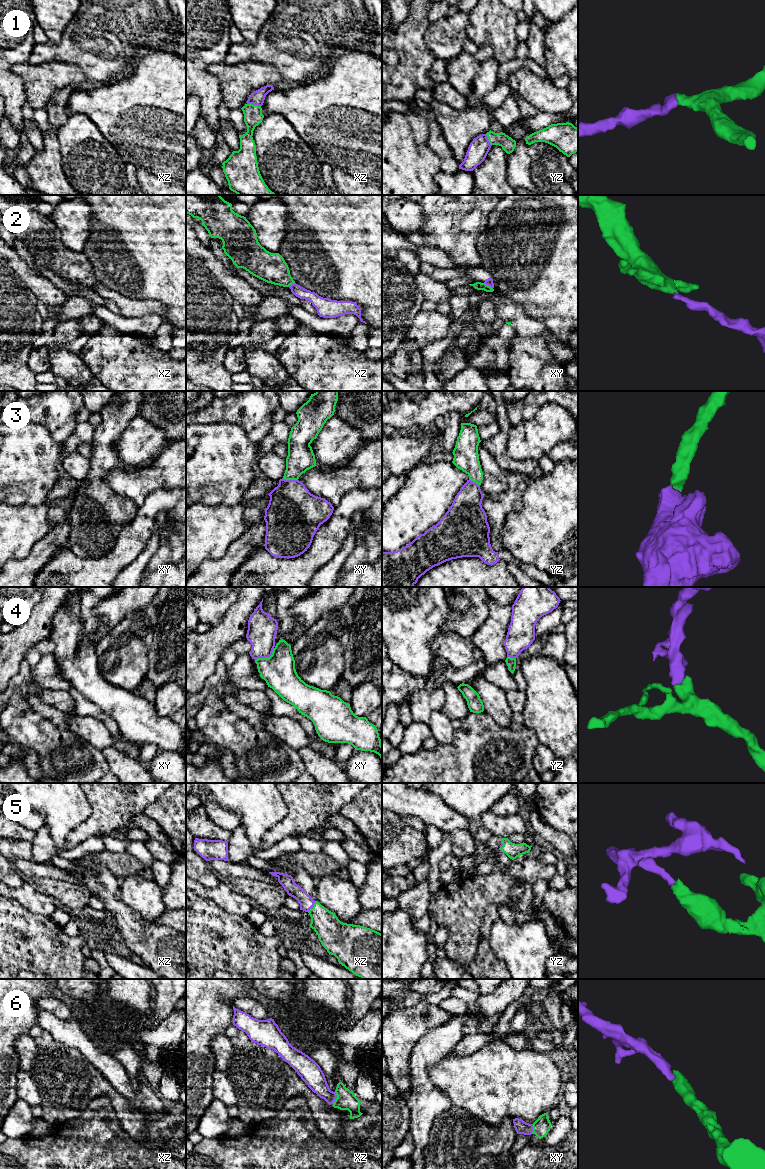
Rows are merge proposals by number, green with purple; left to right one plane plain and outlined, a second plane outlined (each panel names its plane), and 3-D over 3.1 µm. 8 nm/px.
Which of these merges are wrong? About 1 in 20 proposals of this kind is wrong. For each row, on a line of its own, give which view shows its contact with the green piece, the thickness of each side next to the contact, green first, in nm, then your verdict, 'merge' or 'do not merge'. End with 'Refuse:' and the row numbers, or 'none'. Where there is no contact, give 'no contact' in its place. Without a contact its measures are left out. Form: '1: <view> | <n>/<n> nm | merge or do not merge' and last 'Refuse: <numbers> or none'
1: xz | 150/110 nm | merge
2: xy | 60/60 nm | do not merge
3: xy | 220/400 nm | merge
4: xy | 260/240 nm | merge
5: xz | 220/110 nm | merge
6: xz | 160/160 nm | merge
Refuse: 2

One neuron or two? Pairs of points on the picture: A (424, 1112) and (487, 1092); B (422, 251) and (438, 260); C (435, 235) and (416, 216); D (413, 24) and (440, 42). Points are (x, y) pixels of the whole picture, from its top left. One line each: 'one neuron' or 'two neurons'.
A: two neurons
B: one neuron
C: two neurons
D: two neurons

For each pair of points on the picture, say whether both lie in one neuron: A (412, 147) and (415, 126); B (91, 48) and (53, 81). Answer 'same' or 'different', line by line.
A: same
B: different

